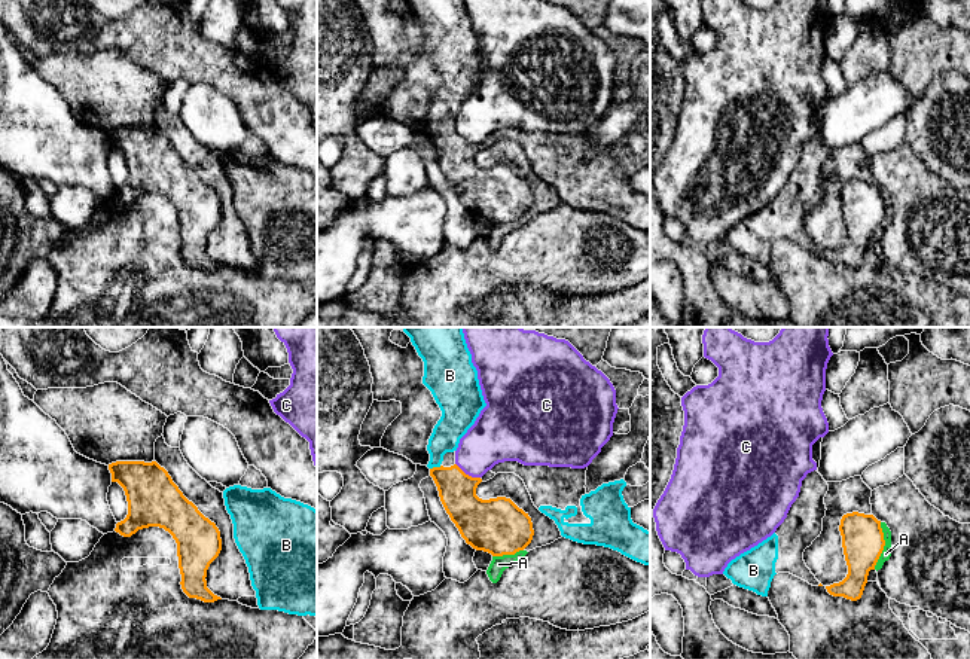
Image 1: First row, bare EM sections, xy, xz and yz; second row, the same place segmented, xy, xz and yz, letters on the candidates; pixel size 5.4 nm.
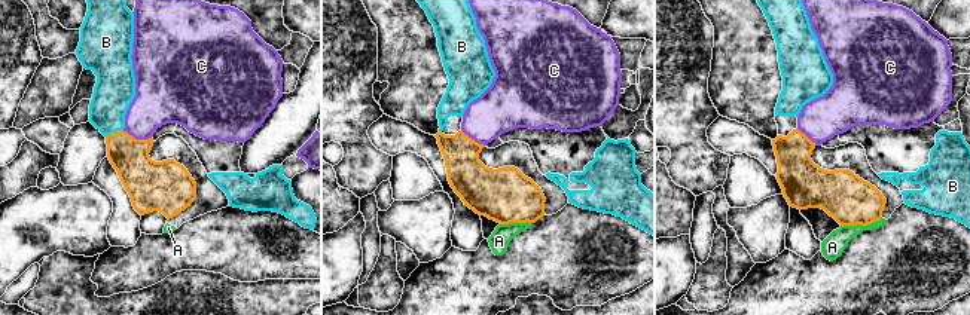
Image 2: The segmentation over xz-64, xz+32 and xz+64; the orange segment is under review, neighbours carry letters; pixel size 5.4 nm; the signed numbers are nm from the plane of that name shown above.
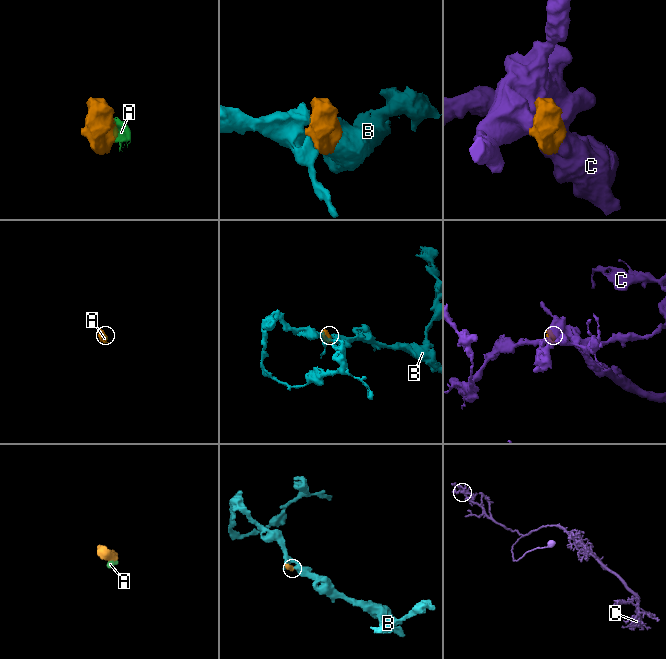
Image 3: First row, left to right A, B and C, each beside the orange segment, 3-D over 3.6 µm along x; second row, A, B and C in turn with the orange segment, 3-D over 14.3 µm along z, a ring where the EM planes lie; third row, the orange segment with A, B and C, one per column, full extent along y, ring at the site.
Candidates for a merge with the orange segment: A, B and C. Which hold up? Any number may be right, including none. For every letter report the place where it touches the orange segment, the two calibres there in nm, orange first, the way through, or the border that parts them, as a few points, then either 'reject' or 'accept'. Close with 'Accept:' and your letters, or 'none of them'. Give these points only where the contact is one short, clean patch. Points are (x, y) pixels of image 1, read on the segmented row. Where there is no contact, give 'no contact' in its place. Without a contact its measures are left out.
A: yz (882, 546) | 220/50 nm | along yz (881, 522), (884, 545), (874, 569) | reject
B: xz (435, 467) | 200/160 nm | accept
C: xz (467, 475) | 220/280 nm | along xz (455, 463), (466, 473), (479, 478) | reject
Accept: B

